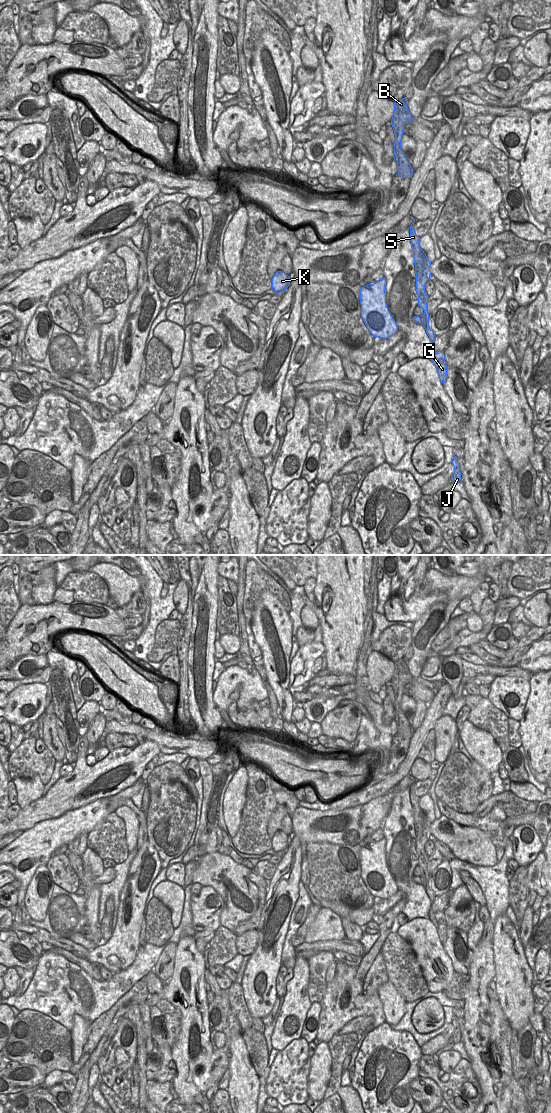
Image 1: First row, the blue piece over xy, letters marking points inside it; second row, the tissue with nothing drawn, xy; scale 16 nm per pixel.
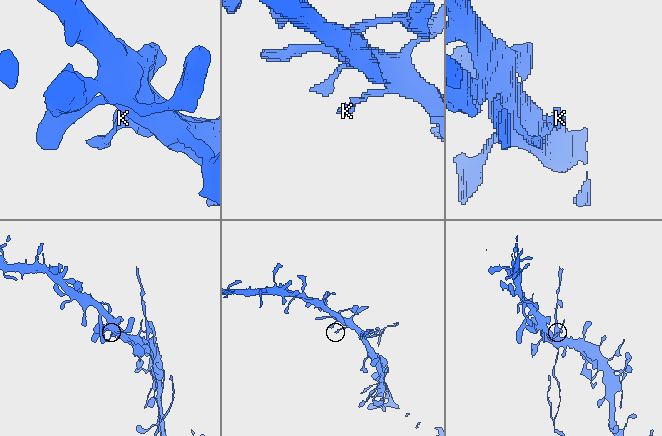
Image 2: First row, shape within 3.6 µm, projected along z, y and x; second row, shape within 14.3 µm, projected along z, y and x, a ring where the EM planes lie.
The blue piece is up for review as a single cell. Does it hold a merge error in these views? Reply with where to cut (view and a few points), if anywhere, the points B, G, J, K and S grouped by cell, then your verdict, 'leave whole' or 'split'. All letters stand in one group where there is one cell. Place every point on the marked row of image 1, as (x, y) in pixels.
cut xy (419, 316), (421, 324); groups B G J S / K; split

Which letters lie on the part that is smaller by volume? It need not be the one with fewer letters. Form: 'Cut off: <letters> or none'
Cut off: B, G, J, S.

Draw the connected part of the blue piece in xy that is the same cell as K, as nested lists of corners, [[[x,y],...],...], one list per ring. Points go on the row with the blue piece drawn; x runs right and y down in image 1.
[[[277,271],[272,278],[272,289],[276,293],[285,291],[290,283],[290,276],[282,271]]]

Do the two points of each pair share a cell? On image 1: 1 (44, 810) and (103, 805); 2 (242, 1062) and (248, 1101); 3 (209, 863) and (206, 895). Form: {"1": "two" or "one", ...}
{"1": "two", "2": "one", "3": "two"}

